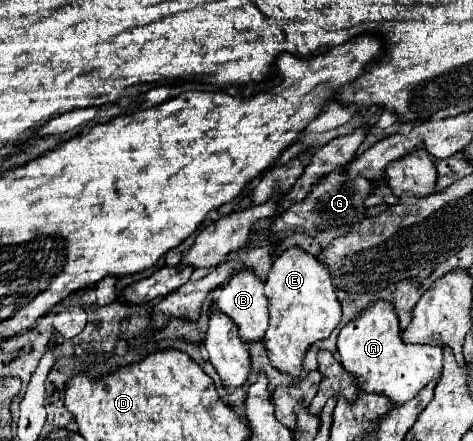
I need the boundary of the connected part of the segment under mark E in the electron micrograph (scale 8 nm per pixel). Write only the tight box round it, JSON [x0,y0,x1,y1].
[264,247,342,375]

